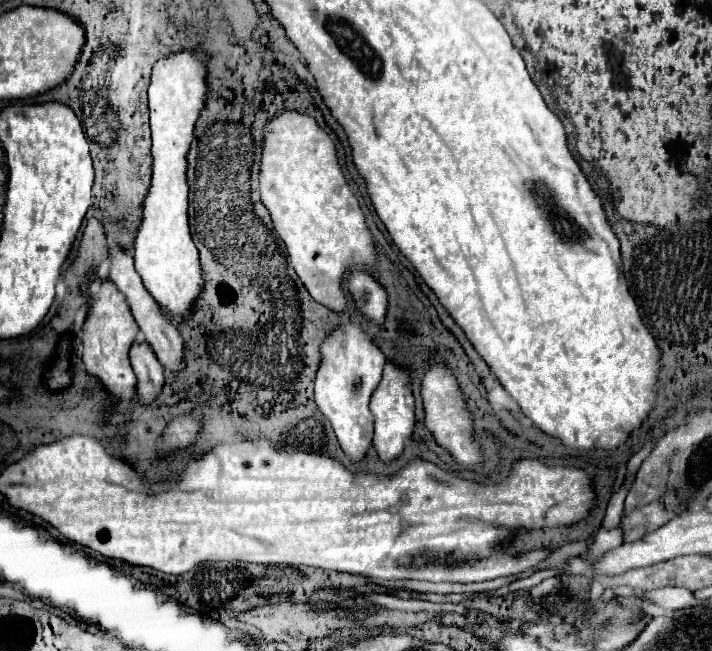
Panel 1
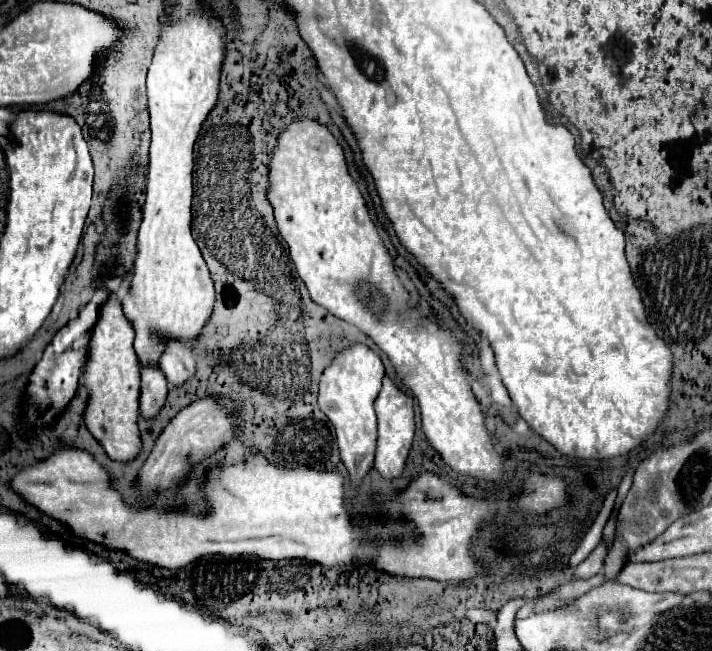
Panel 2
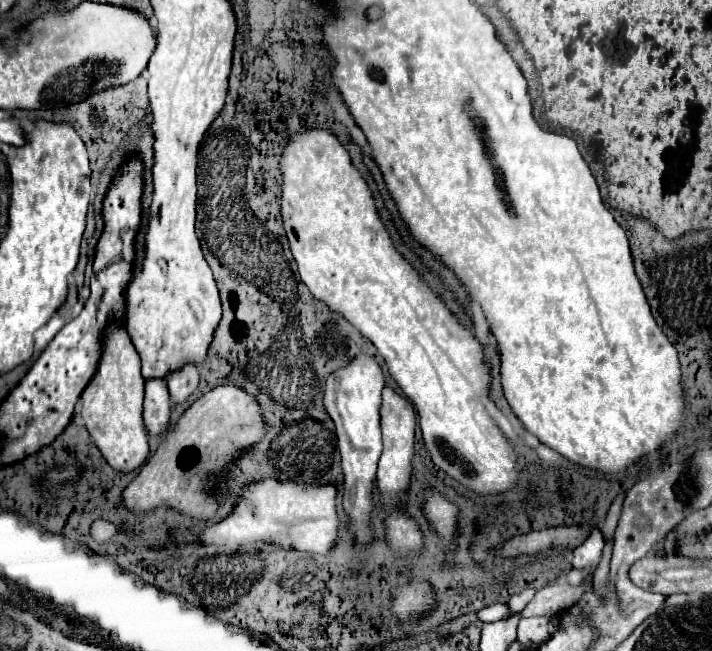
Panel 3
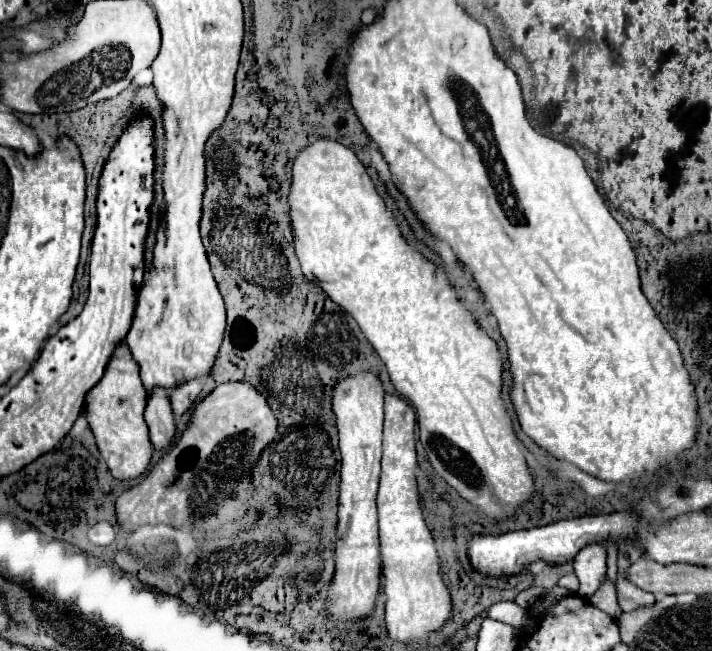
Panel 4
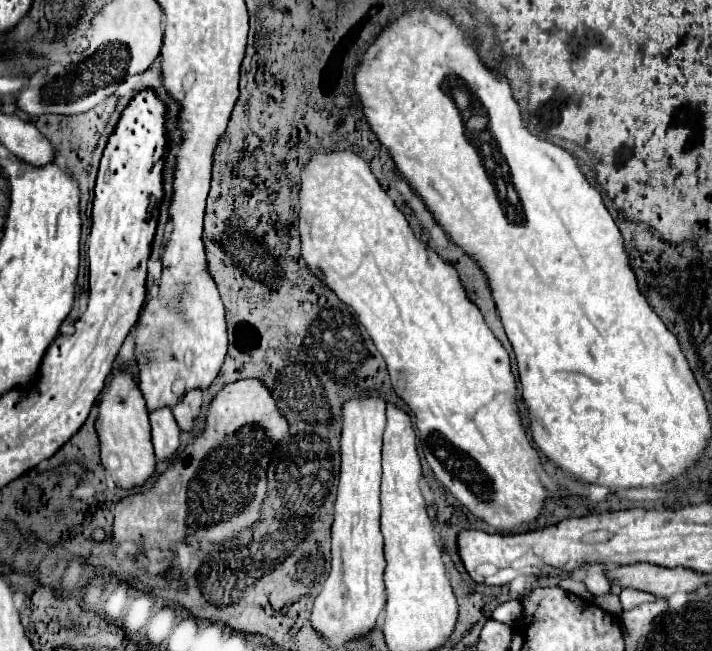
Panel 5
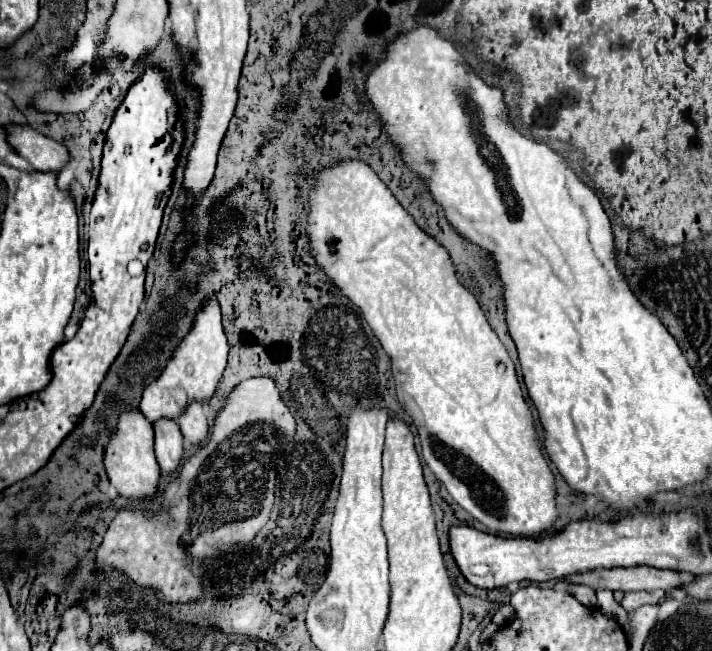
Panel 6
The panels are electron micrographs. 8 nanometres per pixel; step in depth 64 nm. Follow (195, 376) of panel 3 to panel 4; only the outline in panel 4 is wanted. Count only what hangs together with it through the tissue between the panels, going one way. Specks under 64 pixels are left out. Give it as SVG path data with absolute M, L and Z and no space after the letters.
M192 380L192 384L184 384L184 388L178 388L176 392L172 392L170 402L172 402L174 414L182 416L188 410L192 410L192 406L196 404L200 392L202 392L202 382L200 380Z

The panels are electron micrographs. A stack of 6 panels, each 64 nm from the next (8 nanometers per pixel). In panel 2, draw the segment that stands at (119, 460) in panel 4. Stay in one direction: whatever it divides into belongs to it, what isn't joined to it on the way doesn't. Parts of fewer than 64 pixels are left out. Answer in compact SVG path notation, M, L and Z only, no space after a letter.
M116 294L110 296L110 300L104 304L100 312L100 320L96 322L96 328L92 330L90 338L90 360L84 368L82 376L82 386L86 390L86 408L84 408L84 422L90 434L102 444L110 460L118 462L130 462L142 452L142 438L140 438L140 428L138 428L138 418L140 418L140 362L134 352L134 332L128 320L124 320L124 312L120 308L120 300Z

